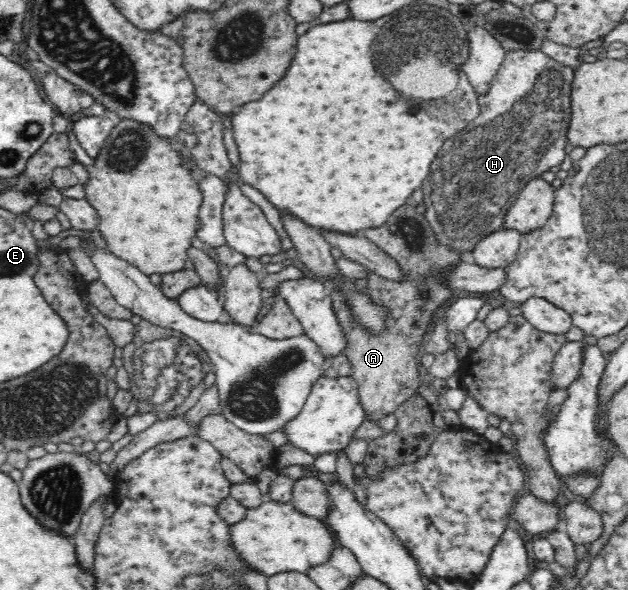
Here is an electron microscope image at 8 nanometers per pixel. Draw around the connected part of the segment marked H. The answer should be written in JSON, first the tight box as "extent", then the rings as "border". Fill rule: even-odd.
{"extent":[423,48,586,251],"border":[[[520,48],[505,53],[490,92],[478,99],[480,114],[477,119],[466,130],[446,141],[430,169],[430,189],[423,193],[425,217],[432,225],[440,245],[450,245],[456,251],[472,251],[476,243],[487,234],[503,228],[509,205],[514,203],[523,185],[530,178],[541,176],[547,170],[560,171],[559,167],[567,157],[572,79],[575,70],[583,61],[586,61],[586,53],[578,52],[571,64],[562,64],[544,53],[541,48]]]}

